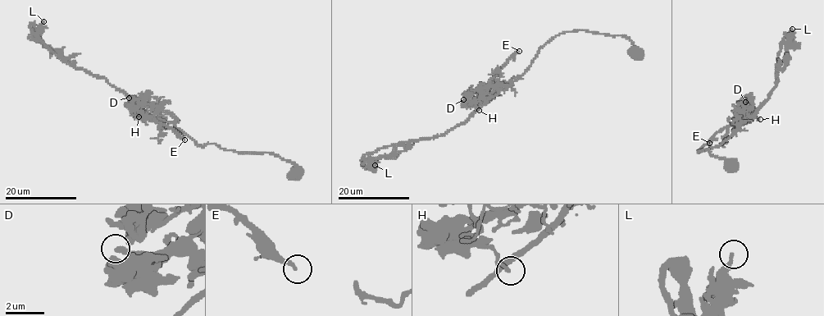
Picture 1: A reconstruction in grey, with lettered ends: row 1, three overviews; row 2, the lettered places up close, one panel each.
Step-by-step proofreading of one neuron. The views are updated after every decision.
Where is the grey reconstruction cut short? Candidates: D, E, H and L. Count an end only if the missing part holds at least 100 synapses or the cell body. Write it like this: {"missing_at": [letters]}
{"missing_at": []}

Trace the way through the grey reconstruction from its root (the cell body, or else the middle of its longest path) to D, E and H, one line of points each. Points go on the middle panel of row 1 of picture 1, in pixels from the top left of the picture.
D: (503, 89), (489, 86), (475, 98), (463, 99)
E: (503, 89), (495, 88), (491, 80), (498, 70), (519, 51)
H: (503, 89), (489, 87), (478, 99), (470, 102), (479, 110)

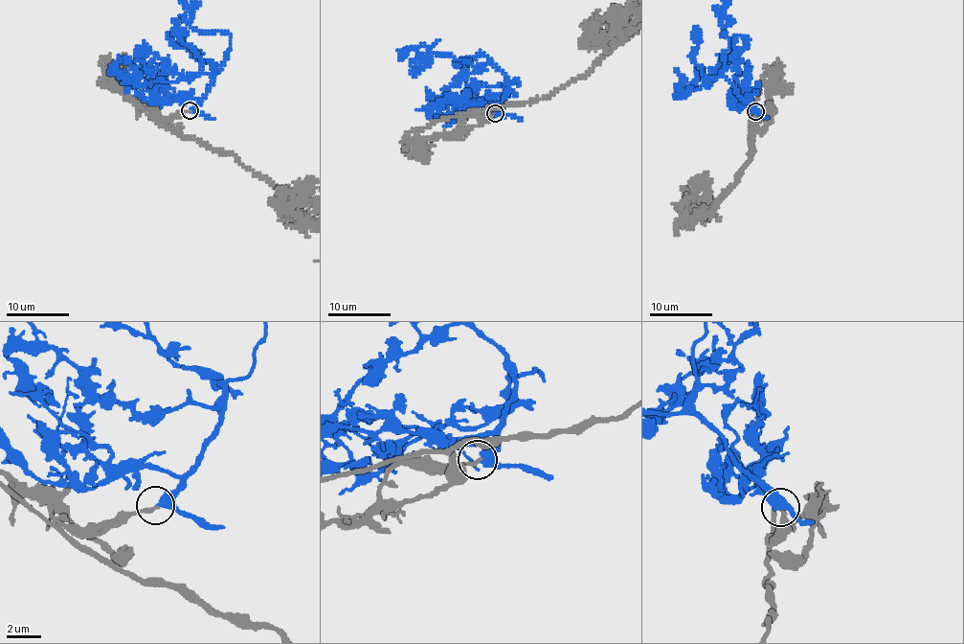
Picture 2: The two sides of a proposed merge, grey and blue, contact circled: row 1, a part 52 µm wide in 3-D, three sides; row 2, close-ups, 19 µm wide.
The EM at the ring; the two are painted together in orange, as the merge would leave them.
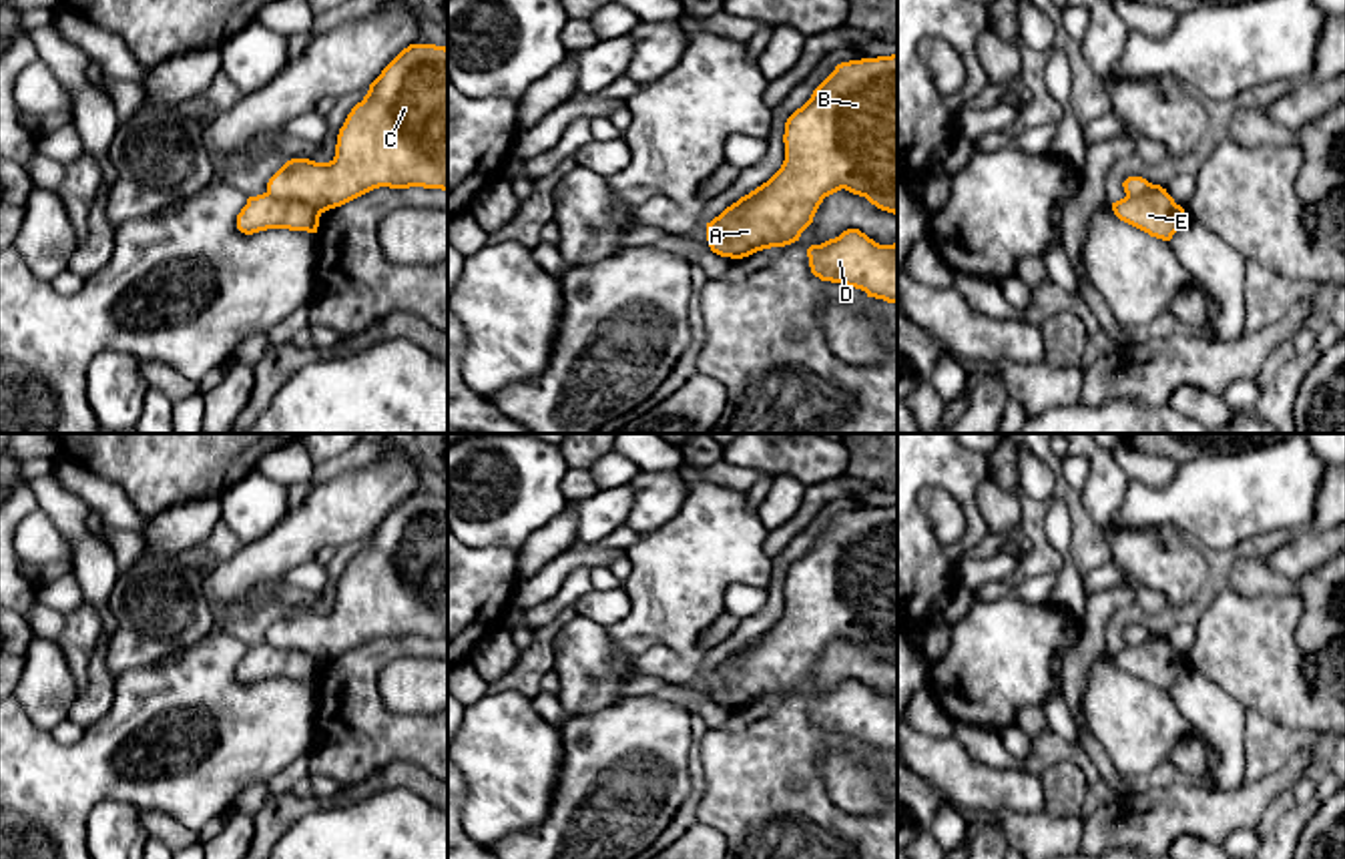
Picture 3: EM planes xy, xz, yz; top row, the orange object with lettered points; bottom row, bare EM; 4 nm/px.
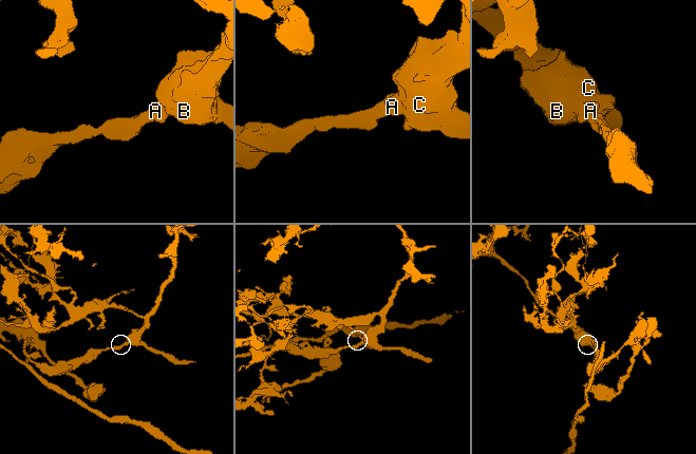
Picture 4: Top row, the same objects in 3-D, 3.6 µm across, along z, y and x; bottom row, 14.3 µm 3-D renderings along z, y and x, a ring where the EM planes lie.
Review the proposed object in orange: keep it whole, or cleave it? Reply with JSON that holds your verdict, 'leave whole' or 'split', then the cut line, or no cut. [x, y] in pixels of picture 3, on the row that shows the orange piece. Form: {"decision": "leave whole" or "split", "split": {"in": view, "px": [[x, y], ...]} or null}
{"decision": "split", "split": {"in": "xy", "px": [[267, 191], [276, 197], [304, 201], [320, 213]]}}

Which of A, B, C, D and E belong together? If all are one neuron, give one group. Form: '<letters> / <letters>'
A B C D / E

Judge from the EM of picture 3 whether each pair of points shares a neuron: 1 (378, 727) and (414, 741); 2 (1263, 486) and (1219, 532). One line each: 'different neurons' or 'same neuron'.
1: same neuron
2: same neuron

